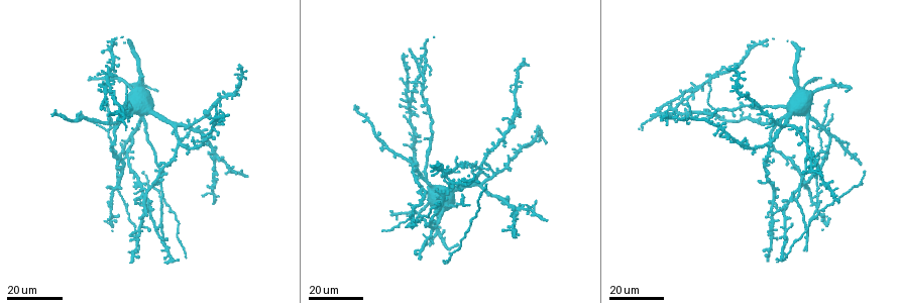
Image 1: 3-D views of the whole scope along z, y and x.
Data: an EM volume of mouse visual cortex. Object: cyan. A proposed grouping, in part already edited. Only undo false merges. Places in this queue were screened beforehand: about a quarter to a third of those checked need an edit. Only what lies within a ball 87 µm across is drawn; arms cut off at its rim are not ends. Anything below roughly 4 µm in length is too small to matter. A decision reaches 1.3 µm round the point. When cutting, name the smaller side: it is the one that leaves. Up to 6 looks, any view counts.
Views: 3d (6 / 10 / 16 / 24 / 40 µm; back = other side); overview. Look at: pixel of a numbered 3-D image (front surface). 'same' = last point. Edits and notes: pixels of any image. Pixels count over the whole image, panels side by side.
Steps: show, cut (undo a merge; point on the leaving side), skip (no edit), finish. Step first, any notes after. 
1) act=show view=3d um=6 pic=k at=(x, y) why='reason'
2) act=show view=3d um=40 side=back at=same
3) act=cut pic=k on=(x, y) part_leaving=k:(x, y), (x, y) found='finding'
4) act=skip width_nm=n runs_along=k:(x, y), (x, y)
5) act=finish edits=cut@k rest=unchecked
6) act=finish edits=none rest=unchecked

act=show view=3d um=16 pic=1 at=(777, 122) why='four arms meet'

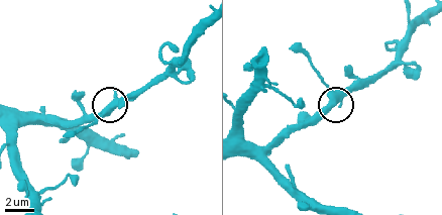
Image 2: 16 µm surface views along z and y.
act=show view=3d um=6 pic=2 at=(331, 92) why='zoom in'

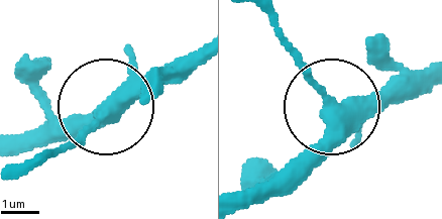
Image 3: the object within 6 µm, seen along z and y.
act=skip found='continuous, no second cell'

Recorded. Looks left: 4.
act=show view=3d um=16 pic=1 at=(514, 89) why='thin arm on a thick one'

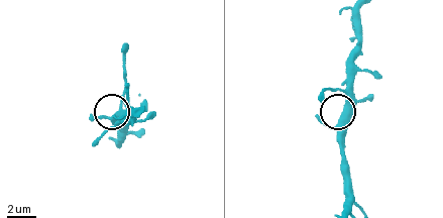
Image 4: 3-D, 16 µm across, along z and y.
act=show view=3d um=6 pic=4 at=(350, 116)

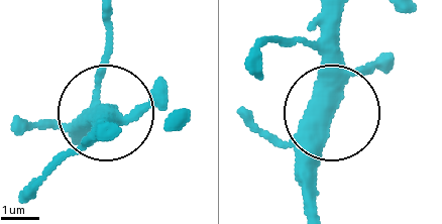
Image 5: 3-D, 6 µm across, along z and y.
act=cut pic=5 on=(107, 42) side_arm_um=5 arms=3 found='two cells meet here'

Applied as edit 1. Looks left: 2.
act=finish edits=cut@5 rest=unchecked

